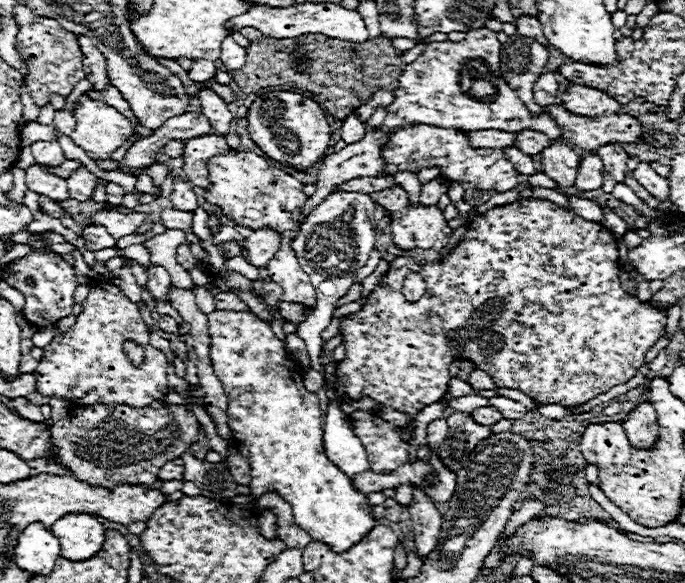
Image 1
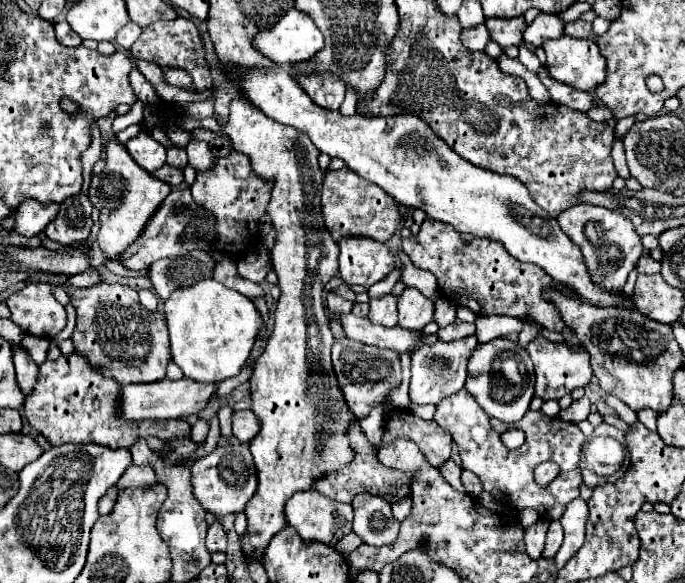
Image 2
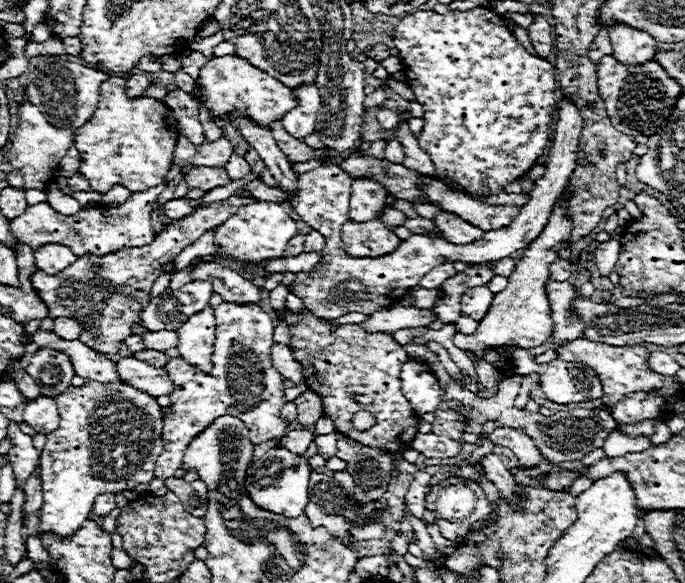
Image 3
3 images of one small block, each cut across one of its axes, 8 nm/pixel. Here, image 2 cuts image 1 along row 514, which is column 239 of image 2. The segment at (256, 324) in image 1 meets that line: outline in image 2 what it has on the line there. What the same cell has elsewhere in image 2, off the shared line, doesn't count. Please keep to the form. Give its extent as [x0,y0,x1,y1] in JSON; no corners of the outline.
[164,280,262,382]

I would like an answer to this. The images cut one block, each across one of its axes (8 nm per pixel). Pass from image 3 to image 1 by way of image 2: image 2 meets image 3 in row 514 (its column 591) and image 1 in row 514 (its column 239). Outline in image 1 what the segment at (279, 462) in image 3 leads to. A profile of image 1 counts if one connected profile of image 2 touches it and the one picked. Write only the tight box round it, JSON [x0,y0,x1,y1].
[50,514,104,562]

